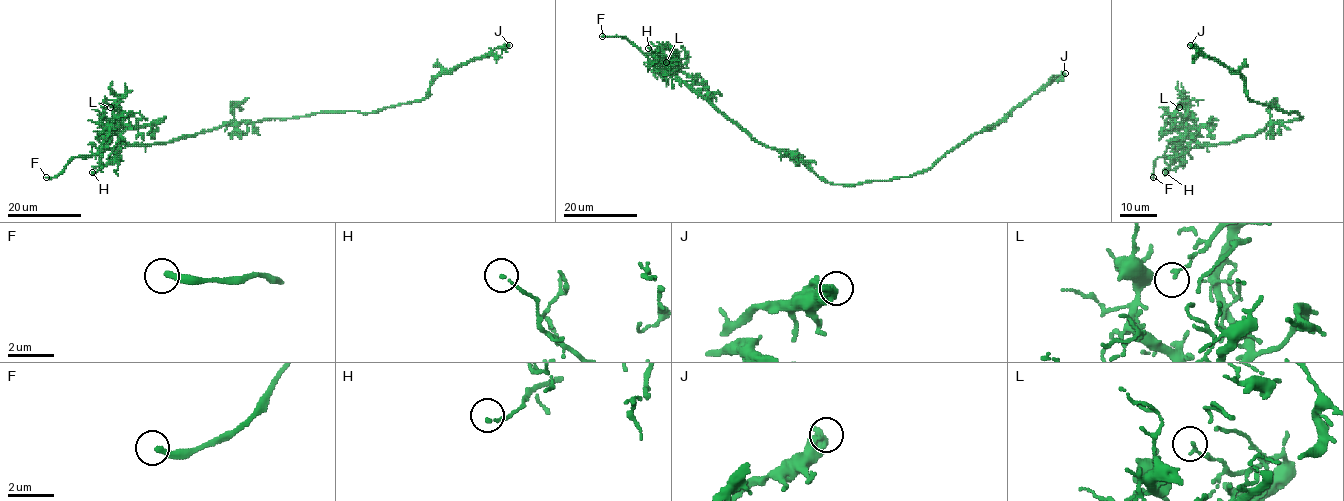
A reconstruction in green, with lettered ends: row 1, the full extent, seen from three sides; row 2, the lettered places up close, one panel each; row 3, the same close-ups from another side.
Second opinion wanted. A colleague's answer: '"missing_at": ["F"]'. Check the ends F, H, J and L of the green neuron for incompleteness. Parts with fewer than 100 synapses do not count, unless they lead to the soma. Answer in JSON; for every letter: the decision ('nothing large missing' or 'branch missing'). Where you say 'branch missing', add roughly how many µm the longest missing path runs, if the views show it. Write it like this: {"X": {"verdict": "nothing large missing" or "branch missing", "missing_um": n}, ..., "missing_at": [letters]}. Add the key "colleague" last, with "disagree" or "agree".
{"F": {"verdict": "branch missing", "missing_um": 40}, "H": {"verdict": "nothing large missing"}, "J": {"verdict": "nothing large missing"}, "L": {"verdict": "nothing large missing"}, "missing_at": ["F"], "colleague": "agree"}

